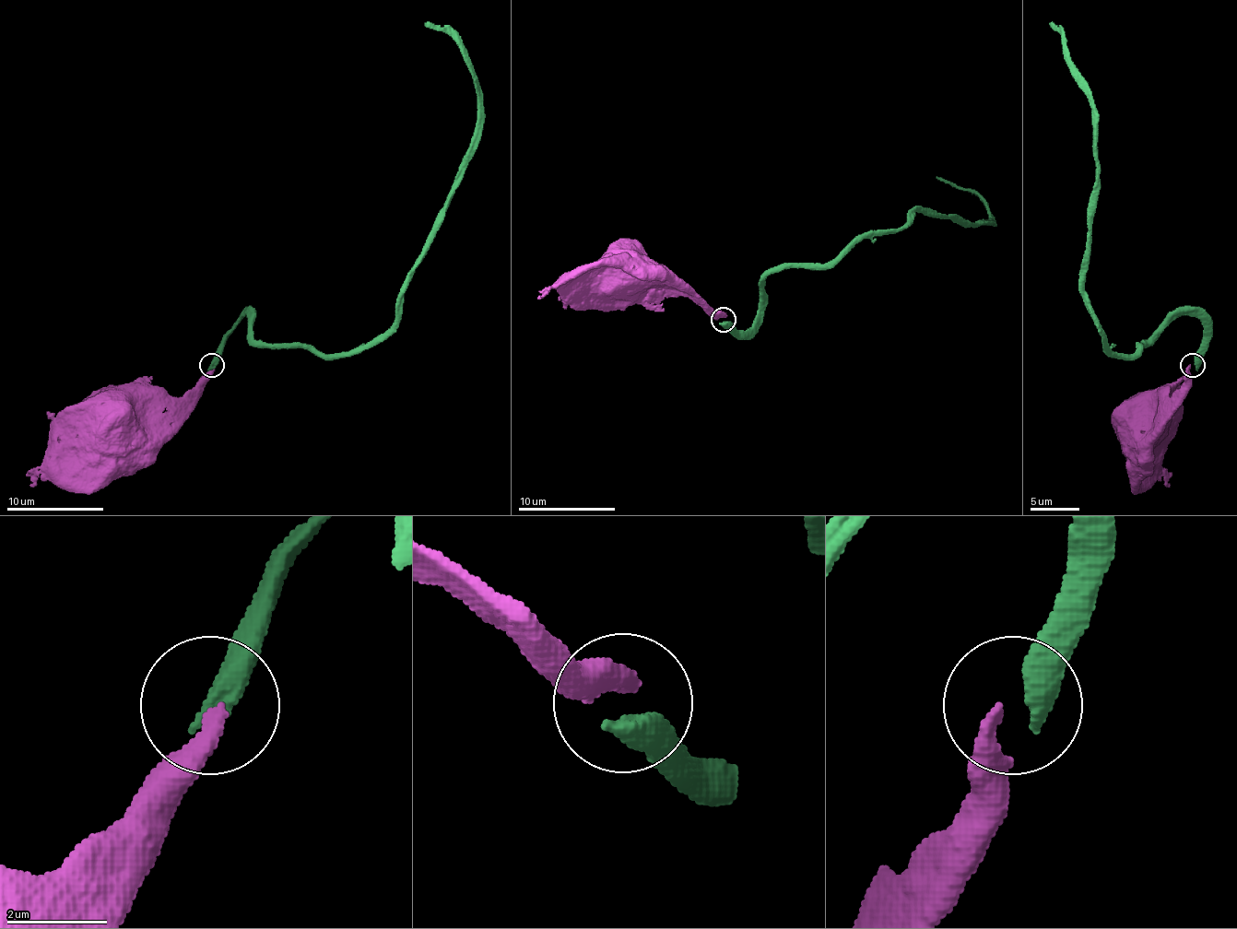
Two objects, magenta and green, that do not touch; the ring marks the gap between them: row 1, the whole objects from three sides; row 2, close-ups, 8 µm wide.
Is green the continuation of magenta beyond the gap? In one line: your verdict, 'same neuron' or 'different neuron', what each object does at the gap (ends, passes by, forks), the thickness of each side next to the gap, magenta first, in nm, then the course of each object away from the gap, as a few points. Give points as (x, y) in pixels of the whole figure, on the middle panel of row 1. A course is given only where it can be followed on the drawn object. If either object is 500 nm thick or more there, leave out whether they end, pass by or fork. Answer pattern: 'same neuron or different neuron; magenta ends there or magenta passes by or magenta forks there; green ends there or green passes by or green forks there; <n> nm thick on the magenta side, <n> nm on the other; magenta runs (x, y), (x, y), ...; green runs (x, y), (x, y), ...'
same neuron; 320 nm thick on the magenta side, 550 nm on the other; magenta runs (723, 316), (715, 316), (693, 297), (668, 289), (630, 289), (607, 272), (620, 277); green runs (723, 321), (747, 331), (771, 272), (825, 267), (915, 211), (991, 218), (979, 196), (937, 177)

